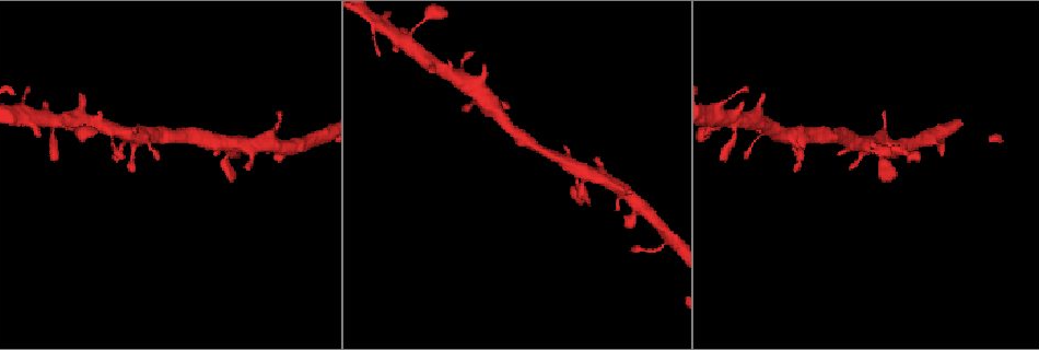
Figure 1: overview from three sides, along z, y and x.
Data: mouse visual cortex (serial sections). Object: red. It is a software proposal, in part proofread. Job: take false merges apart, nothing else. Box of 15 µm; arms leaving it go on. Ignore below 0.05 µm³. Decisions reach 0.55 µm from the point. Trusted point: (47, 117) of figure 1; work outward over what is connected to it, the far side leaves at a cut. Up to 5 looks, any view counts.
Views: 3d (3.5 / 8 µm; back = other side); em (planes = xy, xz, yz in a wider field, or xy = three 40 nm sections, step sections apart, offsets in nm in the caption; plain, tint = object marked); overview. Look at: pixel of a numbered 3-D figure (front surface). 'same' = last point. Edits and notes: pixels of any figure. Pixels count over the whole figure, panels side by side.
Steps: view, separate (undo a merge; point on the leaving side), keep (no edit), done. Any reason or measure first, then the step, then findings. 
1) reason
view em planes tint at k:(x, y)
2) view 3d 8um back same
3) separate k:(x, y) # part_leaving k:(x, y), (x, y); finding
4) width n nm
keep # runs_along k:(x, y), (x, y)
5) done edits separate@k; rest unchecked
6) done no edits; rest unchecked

abrupt turn
view 3d 3.5um at 1:(122, 144)

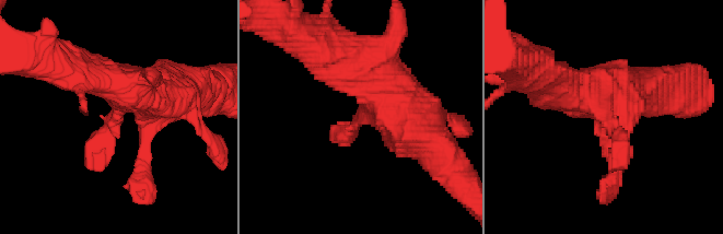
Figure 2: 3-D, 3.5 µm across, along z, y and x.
need the tissue
view em xy step 3 tint at 2:(365, 112)

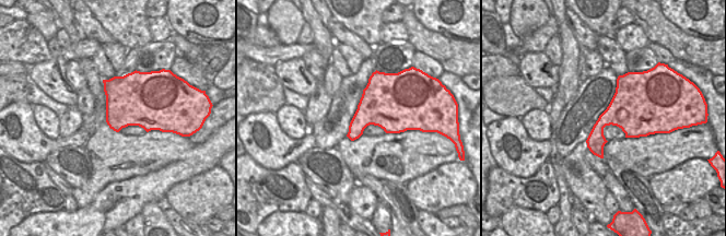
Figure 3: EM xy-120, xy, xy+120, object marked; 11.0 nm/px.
width 400 nm
keep # runs_along 2:(360, 72), (461, 178); one cell here

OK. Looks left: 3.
two arms at a narrow angle
view 3d 3.5um at 1:(873, 145)

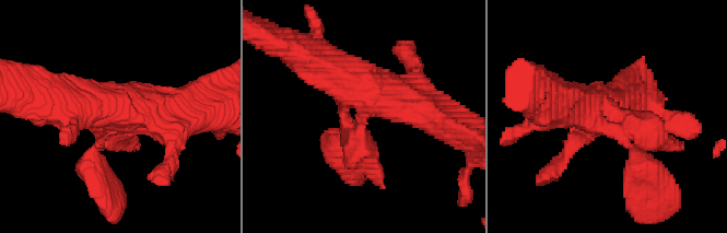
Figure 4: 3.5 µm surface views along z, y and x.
shape alone is not enough
view em xy step 3 tint at 4:(361, 113)

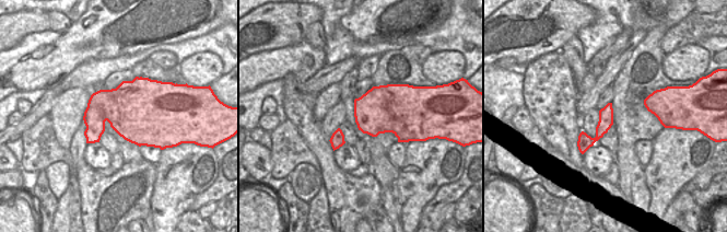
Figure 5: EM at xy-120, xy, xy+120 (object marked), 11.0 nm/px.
keep # runs_along 4:(316, 61), (353, 84), (447, 124); all the same cell

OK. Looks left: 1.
done no edits; rest unchecked

